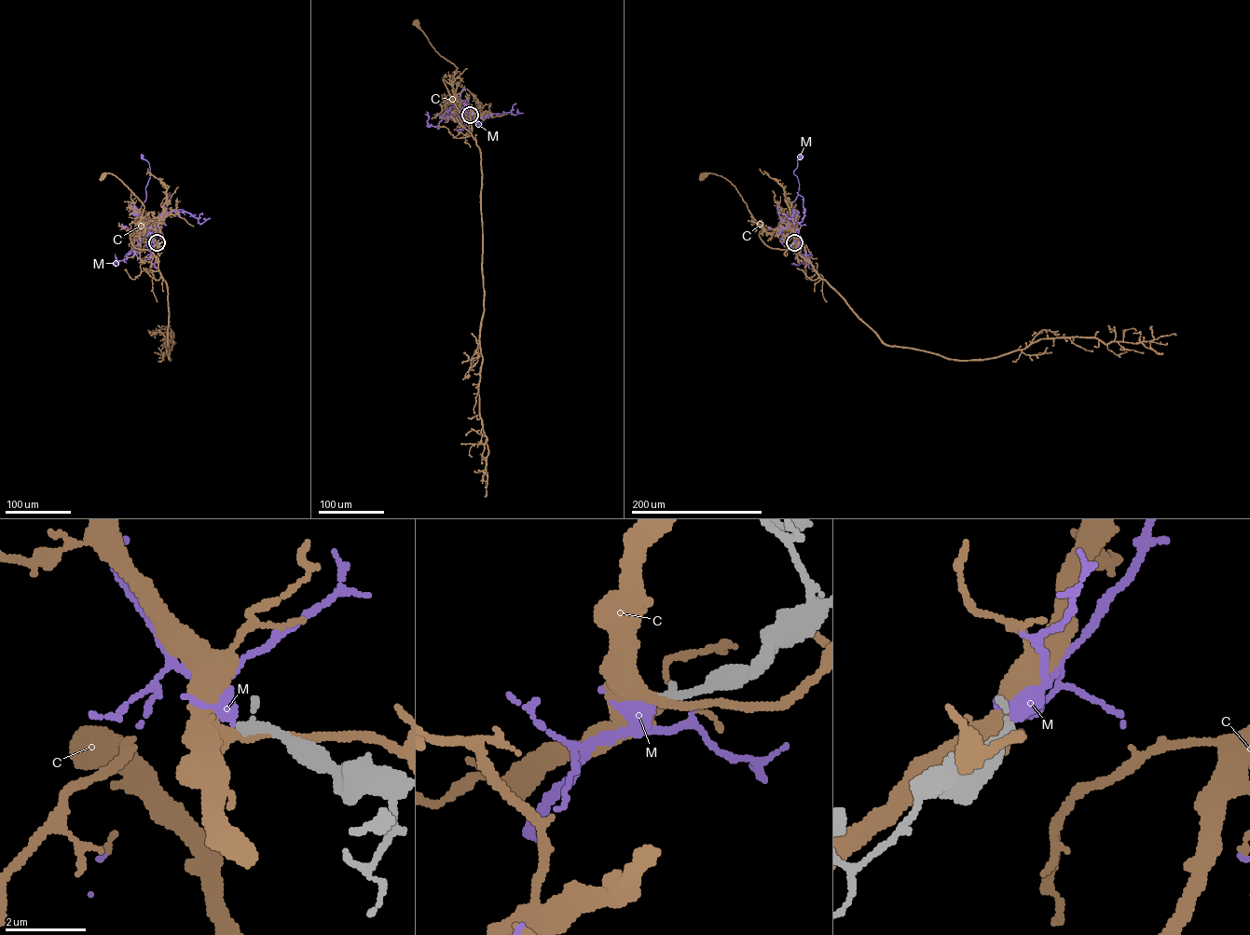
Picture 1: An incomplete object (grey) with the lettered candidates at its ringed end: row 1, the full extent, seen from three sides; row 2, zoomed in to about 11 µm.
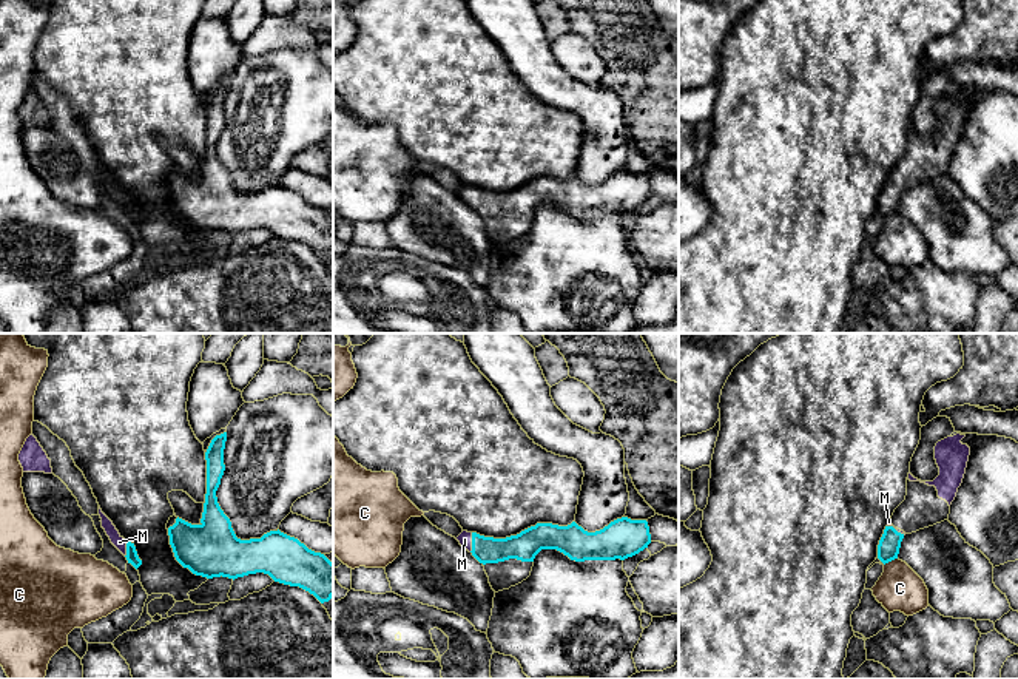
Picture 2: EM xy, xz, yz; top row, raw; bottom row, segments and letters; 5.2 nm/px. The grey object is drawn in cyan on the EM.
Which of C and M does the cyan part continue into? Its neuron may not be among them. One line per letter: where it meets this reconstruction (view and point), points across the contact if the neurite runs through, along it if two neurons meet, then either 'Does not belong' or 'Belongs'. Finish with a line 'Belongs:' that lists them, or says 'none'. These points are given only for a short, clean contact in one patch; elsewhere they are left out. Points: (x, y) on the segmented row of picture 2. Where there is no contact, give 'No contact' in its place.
C: Touches cyan at yz (890, 560). Does not belong
M: Touches cyan at xz (472, 542). Belongs
Belongs: M

